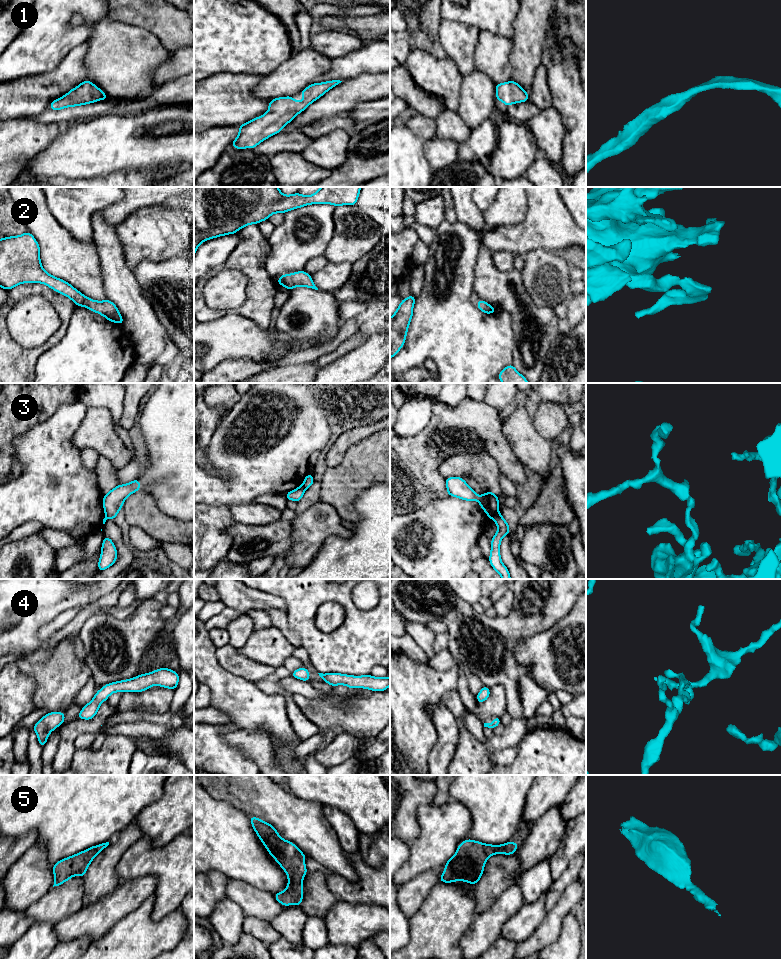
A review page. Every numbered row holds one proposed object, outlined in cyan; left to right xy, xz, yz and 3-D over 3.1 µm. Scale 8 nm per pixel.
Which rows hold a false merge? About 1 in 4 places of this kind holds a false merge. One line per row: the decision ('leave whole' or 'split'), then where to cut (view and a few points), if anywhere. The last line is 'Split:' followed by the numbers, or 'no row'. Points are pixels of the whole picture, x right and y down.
1: leave whole | no cut
2: leave whole | no cut
3: split | yz (498, 511), (492, 518)
4: leave whole | no cut
5: leave whole | no cut
Split: 3

